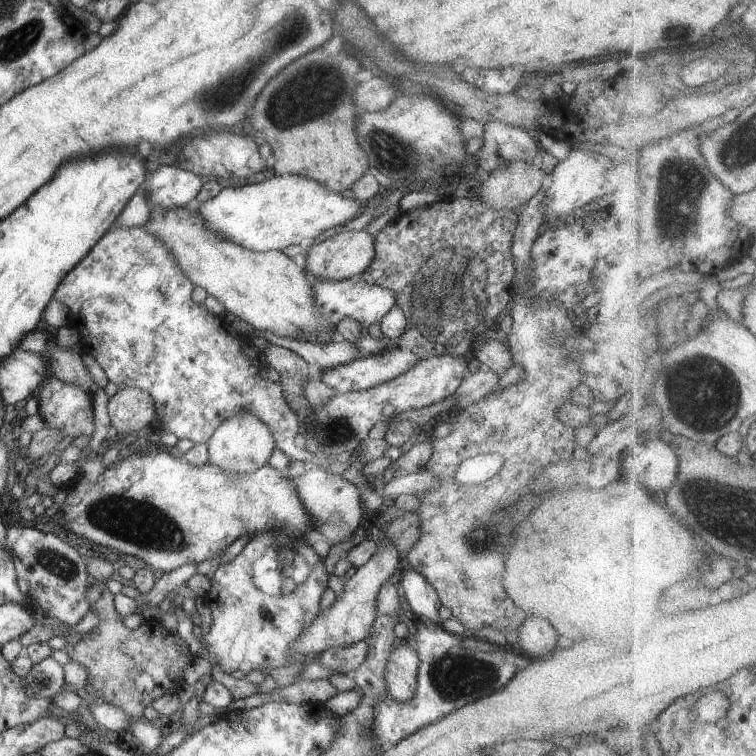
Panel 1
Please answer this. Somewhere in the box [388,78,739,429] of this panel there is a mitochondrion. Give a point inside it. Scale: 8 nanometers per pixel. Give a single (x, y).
(449, 299)

